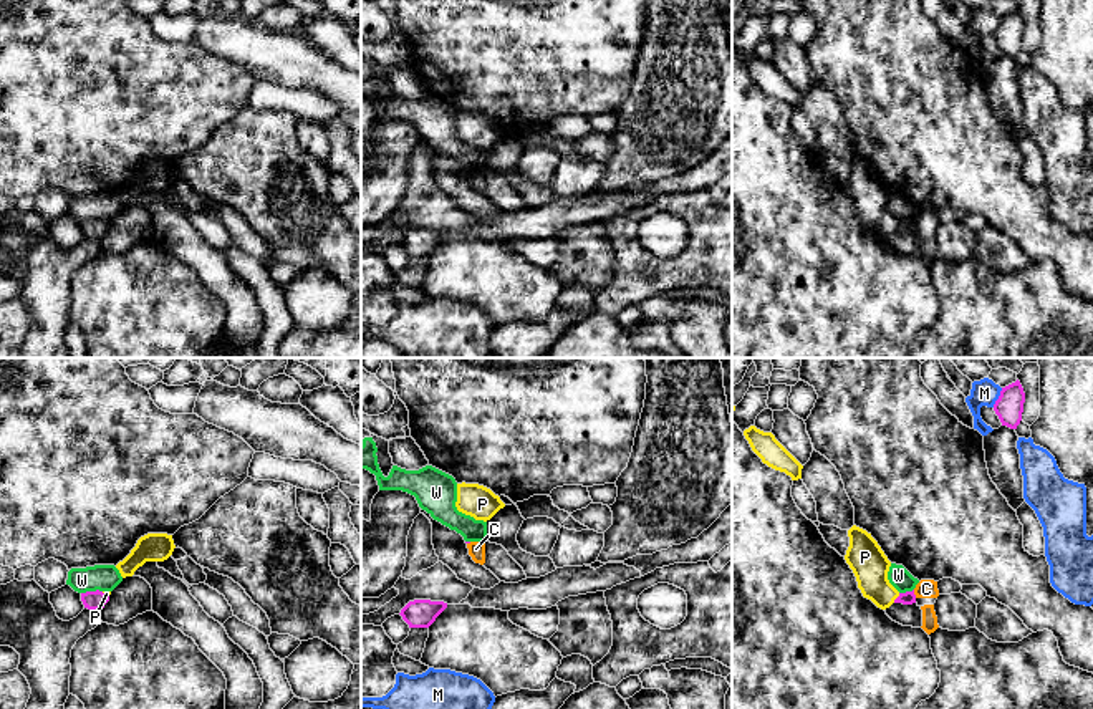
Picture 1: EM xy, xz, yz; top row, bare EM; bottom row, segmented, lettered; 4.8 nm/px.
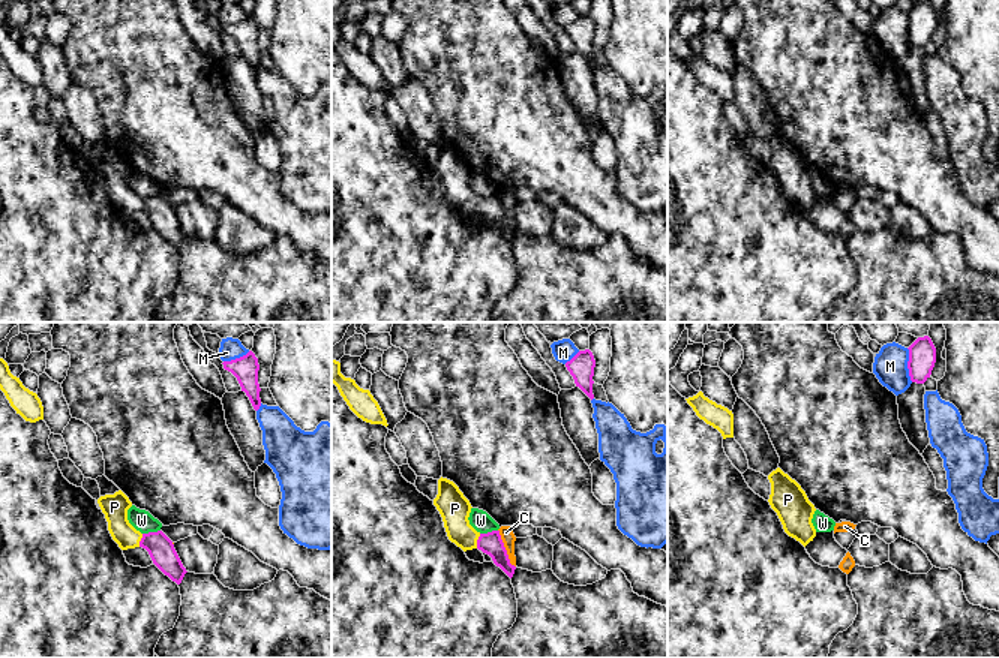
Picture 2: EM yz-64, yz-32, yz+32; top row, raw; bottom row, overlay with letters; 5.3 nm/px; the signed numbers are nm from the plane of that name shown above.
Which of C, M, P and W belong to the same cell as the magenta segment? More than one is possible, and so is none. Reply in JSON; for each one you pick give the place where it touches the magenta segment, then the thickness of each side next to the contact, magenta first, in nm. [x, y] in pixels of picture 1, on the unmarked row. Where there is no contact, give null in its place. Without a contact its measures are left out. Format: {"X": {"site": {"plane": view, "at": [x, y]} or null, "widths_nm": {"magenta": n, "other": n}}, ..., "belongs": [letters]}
{"P": {"site": {"plane": "yz", "at": [896, 227]}, "widths_nm": {"magenta": 60, "other": 180}}, "belongs": ["P"]}

